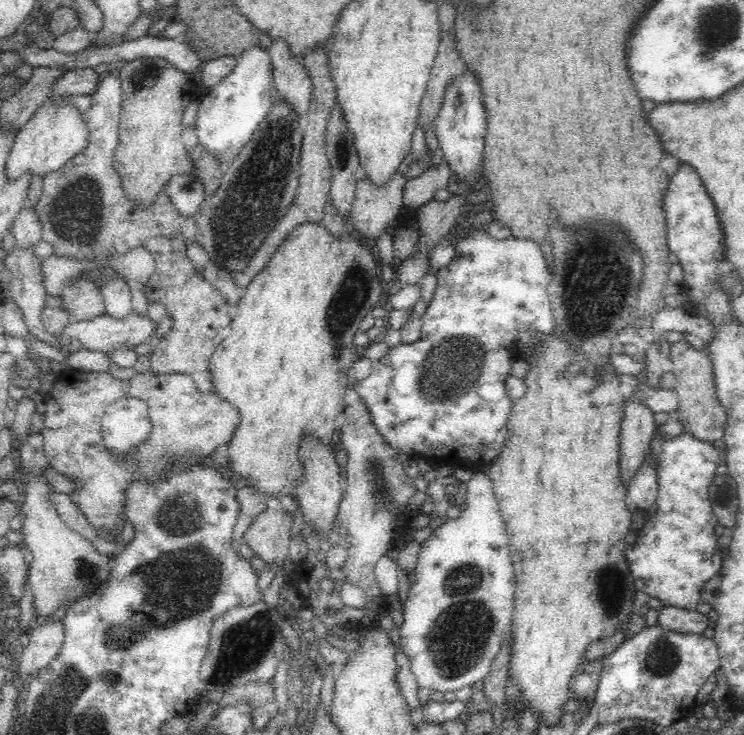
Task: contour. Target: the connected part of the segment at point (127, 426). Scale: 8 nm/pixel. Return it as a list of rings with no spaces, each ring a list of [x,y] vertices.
[[[121,398],[106,407],[101,418],[102,437],[112,457],[123,458],[133,446],[144,443],[151,432],[146,402]]]

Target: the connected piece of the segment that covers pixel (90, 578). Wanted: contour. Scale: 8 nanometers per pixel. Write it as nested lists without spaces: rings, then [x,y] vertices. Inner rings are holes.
[[[34,475],[20,503],[22,544],[34,557],[28,583],[37,623],[50,619],[60,607],[67,609],[84,596],[95,596],[98,587],[112,574],[113,556],[99,553],[90,541],[63,522],[49,502],[52,494],[53,489]]]

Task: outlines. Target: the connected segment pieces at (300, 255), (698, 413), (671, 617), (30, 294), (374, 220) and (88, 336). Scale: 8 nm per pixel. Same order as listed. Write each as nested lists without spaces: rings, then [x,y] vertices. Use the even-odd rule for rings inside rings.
[[[304,222],[302,226],[298,226],[292,231],[286,240],[279,246],[276,254],[267,262],[268,266],[262,269],[250,281],[250,284],[242,291],[241,299],[237,302],[237,315],[231,319],[230,334],[225,339],[218,343],[215,351],[212,353],[208,364],[210,371],[210,381],[212,381],[212,391],[224,401],[232,404],[240,413],[240,423],[236,427],[236,431],[230,440],[228,446],[228,469],[241,477],[247,482],[246,487],[260,492],[262,495],[269,497],[269,505],[278,504],[278,496],[294,498],[296,488],[302,484],[304,465],[300,461],[300,445],[304,438],[314,436],[321,444],[326,446],[331,445],[334,433],[336,432],[335,422],[344,412],[344,394],[346,390],[351,388],[348,382],[348,371],[356,360],[360,358],[358,354],[358,346],[354,344],[352,338],[356,334],[356,330],[360,328],[360,321],[374,307],[381,303],[382,285],[380,286],[380,265],[379,259],[372,257],[372,254],[360,244],[354,236],[348,235],[347,232],[341,237],[334,237],[328,233],[320,224],[311,224]]]
[[[681,340],[671,345],[670,359],[674,364],[671,372],[678,382],[674,388],[679,396],[676,417],[684,427],[685,433],[692,434],[700,442],[714,444],[722,441],[728,420],[724,407],[716,396],[715,374],[708,351],[696,350],[690,343]]]
[[[662,606],[658,611],[656,625],[662,627],[664,631],[702,635],[708,628],[708,622],[708,615],[701,614],[696,609]]]
[[[16,245],[15,249],[6,255],[6,260],[4,260],[3,264],[12,272],[12,279],[9,285],[2,290],[4,297],[12,299],[20,307],[26,326],[34,338],[50,346],[58,346],[59,339],[56,335],[50,334],[45,329],[41,319],[42,309],[45,307],[45,290],[43,285],[43,272],[41,270],[42,263],[40,263],[36,254],[34,254],[34,250],[24,249],[24,247],[18,247]]]
[[[396,172],[384,186],[376,187],[370,179],[360,178],[348,214],[354,231],[375,242],[389,231],[403,206],[402,190],[407,179]]]
[[[132,312],[123,319],[102,314],[90,320],[68,323],[62,333],[71,340],[78,340],[80,348],[109,353],[147,342],[154,336],[154,329],[149,317],[140,317]]]

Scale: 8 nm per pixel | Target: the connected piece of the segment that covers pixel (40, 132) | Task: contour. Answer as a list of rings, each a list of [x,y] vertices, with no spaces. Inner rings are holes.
[[[62,101],[44,103],[19,130],[12,144],[4,162],[6,179],[14,182],[22,175],[28,174],[40,176],[43,180],[47,174],[60,170],[70,158],[86,148],[88,129],[82,114],[74,105],[64,105]]]

